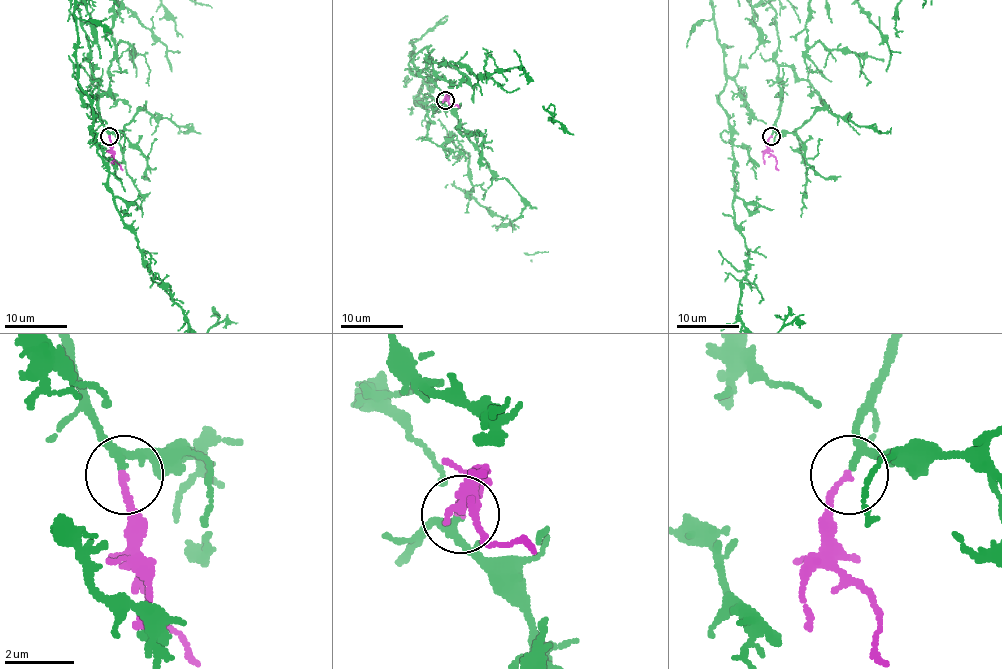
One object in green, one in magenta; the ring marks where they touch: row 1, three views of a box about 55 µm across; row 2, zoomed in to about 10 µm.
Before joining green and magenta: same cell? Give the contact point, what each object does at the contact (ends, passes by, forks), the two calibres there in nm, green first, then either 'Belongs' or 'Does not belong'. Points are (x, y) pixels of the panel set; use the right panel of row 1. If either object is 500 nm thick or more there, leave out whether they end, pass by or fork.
Place: (771, 136). At the ring green passes by. At the ring magenta ends. Thickness 190 nm (green) against 180 nm. Belongs

